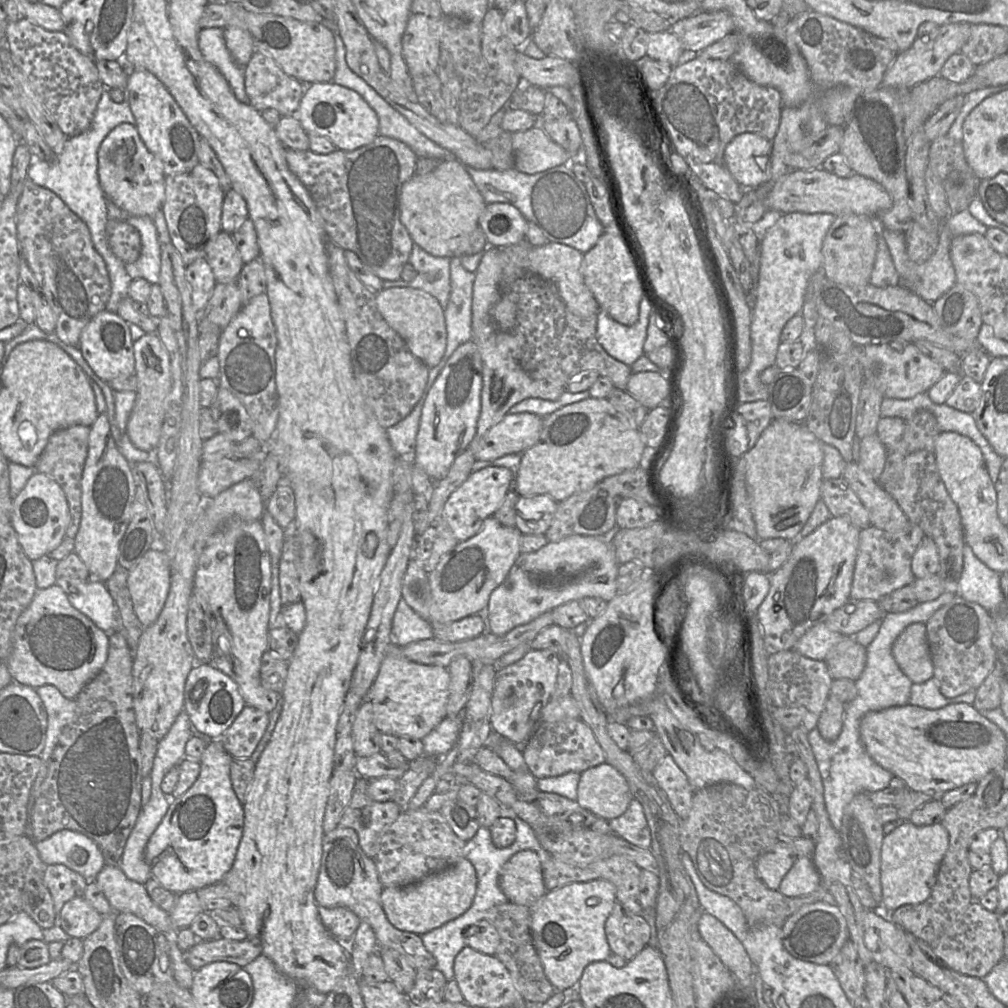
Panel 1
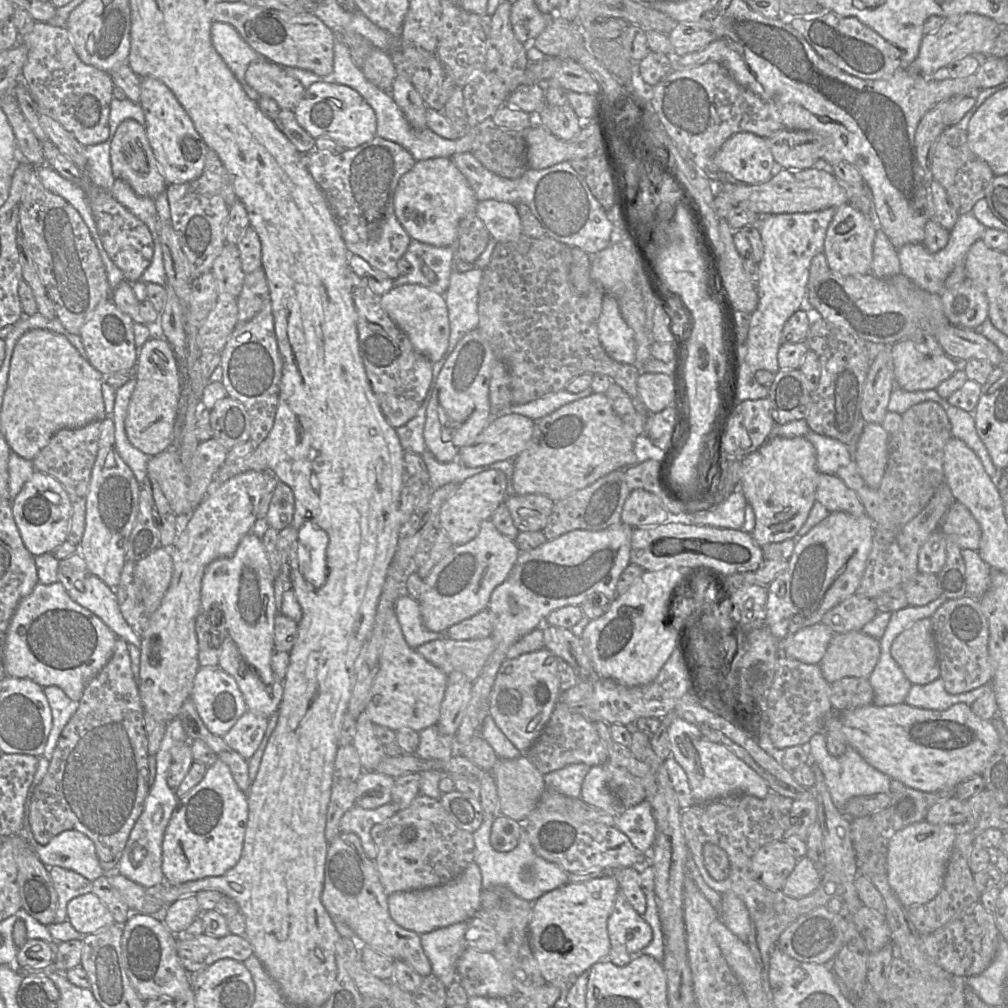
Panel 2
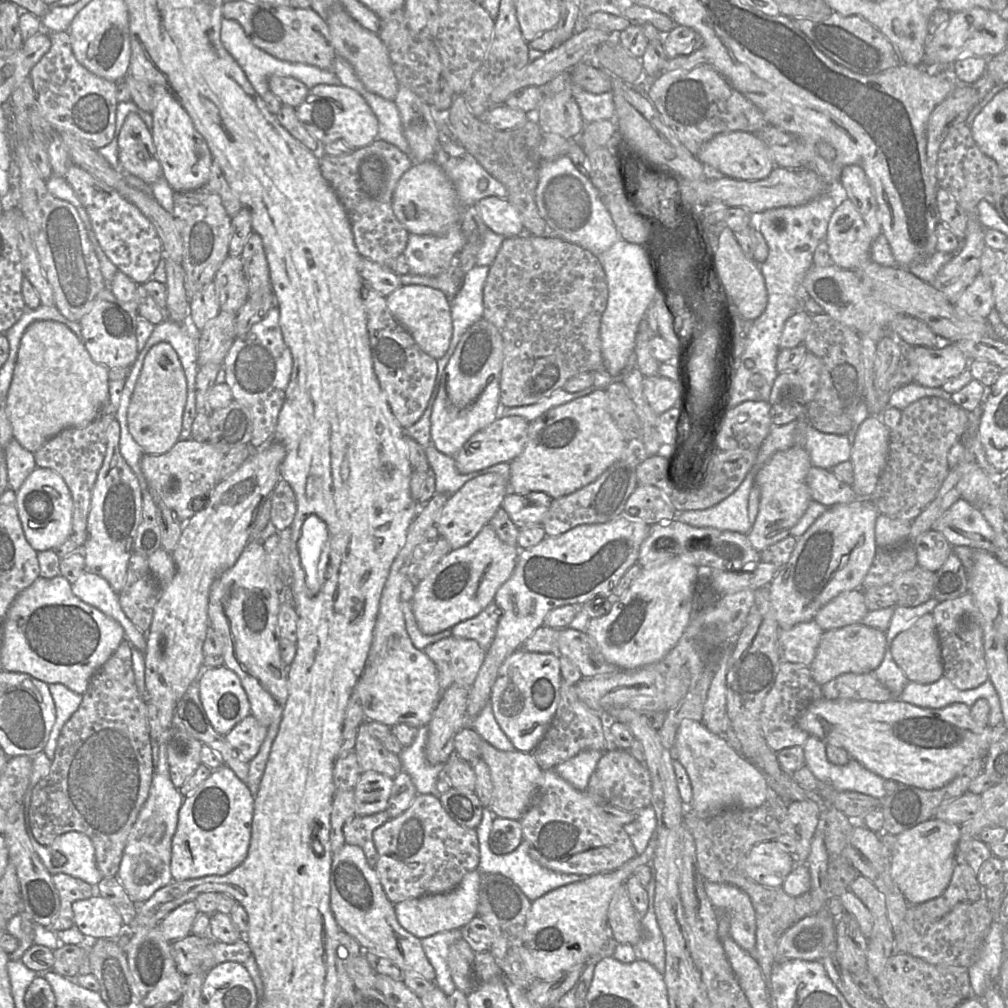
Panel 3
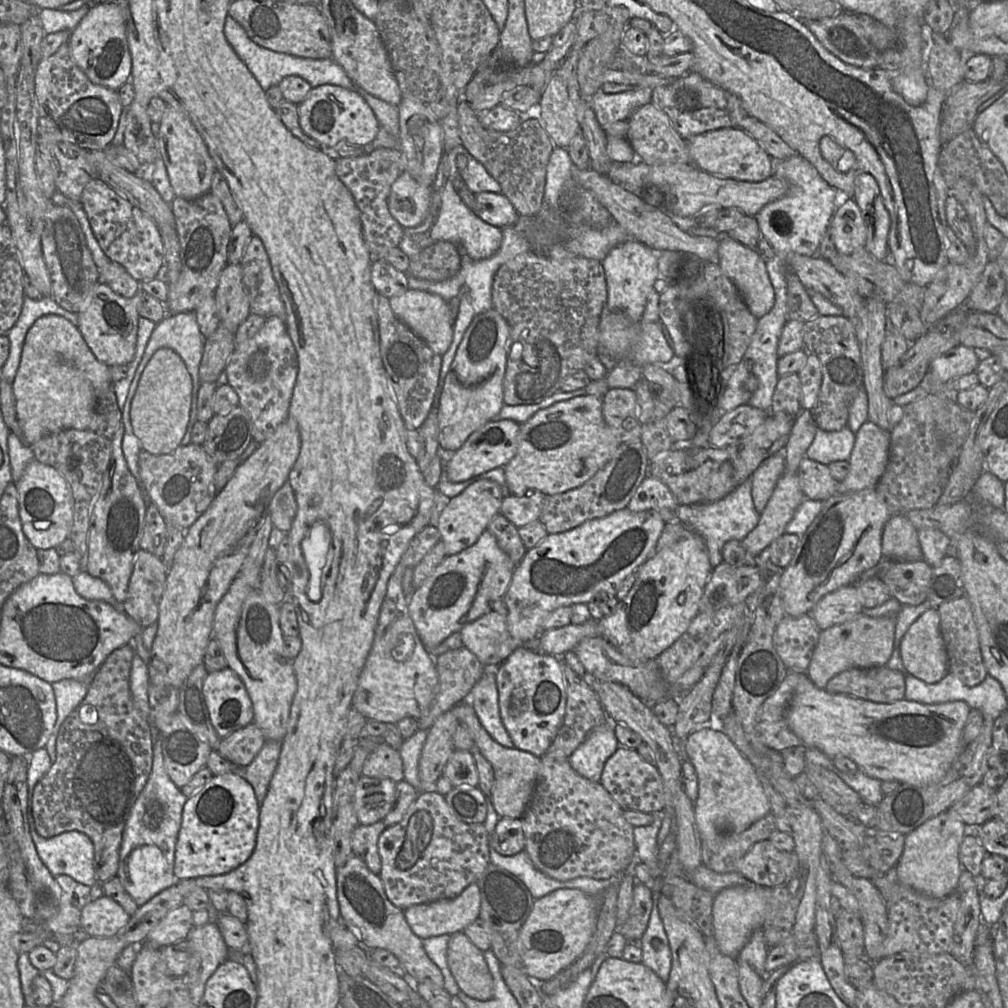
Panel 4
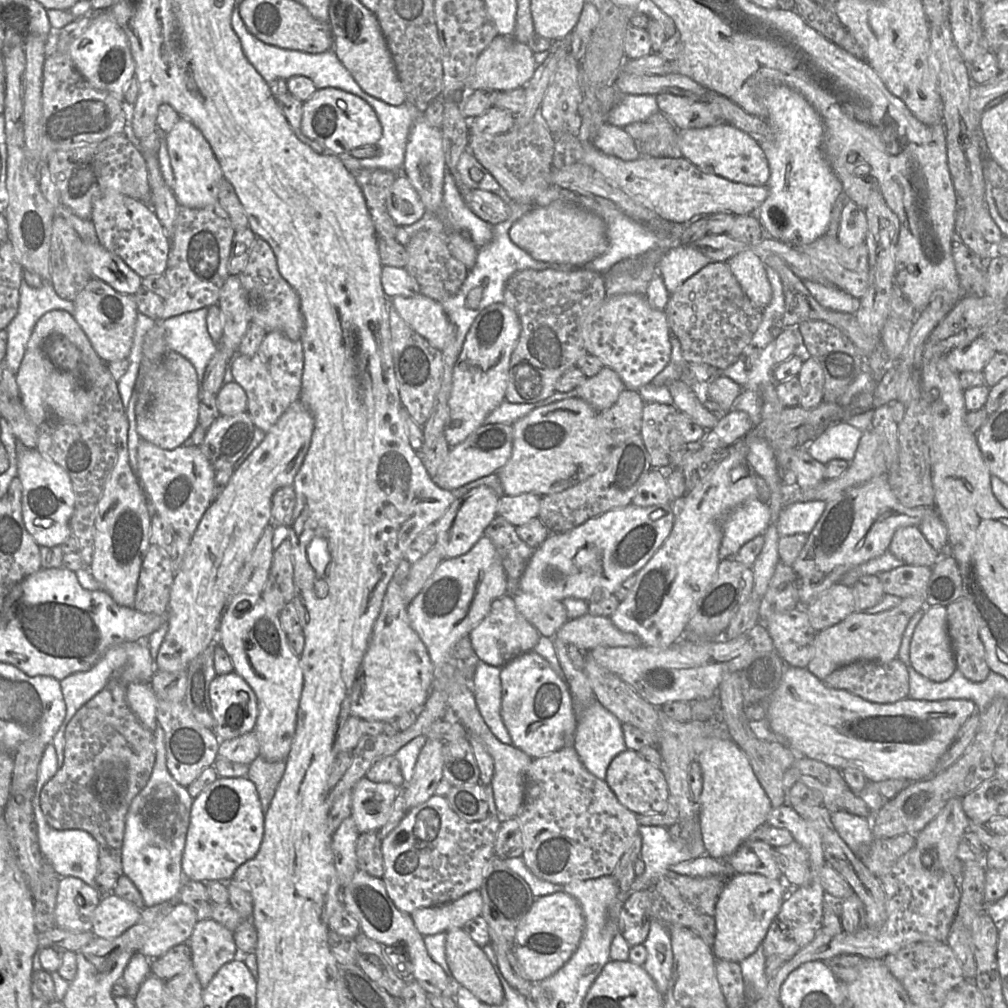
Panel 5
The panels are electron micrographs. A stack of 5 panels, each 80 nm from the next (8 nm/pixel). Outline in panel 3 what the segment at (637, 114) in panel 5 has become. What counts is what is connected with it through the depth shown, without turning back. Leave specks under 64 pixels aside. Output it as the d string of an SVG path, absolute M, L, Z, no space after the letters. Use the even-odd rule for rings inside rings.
M573 84L573 95L586 123L615 118L615 105L610 91L593 94L581 90Z

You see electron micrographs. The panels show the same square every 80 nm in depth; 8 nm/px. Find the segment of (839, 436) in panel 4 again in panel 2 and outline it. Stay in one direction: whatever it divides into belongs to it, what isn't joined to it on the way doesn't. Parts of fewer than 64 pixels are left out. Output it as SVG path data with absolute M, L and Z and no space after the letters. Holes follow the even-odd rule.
M810 428L805 435L816 451L816 467L819 473L836 474L837 470L851 462L848 445L831 437L815 433Z

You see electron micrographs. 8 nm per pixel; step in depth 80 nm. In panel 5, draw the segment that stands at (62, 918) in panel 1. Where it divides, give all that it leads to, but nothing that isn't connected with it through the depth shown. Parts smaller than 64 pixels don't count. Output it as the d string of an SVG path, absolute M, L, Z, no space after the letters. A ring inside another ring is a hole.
M113 893L102 894L94 910L91 932L94 938L115 938L133 926L141 909Z

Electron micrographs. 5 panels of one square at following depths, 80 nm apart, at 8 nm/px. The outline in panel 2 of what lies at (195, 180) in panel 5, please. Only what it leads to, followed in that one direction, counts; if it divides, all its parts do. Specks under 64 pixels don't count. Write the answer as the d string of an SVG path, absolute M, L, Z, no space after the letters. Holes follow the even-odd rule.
M144 77L141 79L138 104L145 116L144 127L149 144L167 184L181 184L197 179L205 170L208 147L173 93L160 80Z

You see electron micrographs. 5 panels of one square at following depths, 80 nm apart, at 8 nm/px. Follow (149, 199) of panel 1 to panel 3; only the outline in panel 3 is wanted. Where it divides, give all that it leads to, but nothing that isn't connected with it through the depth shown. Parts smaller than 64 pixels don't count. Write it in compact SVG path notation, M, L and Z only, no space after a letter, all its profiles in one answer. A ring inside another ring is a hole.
M134 112L127 115L118 135L118 163L124 174L134 175L149 185L162 176L151 132L140 116Z

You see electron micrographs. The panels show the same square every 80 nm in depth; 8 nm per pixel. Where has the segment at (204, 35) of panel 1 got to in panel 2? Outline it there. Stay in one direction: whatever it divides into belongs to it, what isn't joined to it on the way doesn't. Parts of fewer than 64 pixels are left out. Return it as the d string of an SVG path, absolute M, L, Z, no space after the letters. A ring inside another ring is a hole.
M213 22L211 40L215 50L241 84L247 96L258 102L261 96L248 85L245 74L250 63L261 56L250 47L234 27L226 23Z

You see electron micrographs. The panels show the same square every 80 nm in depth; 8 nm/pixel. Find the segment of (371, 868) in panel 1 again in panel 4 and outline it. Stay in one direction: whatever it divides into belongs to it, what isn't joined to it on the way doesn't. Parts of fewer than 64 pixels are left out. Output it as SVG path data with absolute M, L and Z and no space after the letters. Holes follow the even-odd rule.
M357 855L337 868L337 899L340 916L353 927L360 937L360 944L369 951L386 949L400 960L406 977L413 983L424 982L439 988L444 986L444 977L439 967L429 958L422 939L407 923L404 910L396 907L387 897L383 882Z

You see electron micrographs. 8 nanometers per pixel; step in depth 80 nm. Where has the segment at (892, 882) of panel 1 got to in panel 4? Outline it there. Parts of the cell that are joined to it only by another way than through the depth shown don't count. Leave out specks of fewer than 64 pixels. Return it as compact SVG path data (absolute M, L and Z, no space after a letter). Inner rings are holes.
M950 809L924 822L905 836L904 849L895 866L897 881L933 898L953 893L962 871L959 847L968 831Z

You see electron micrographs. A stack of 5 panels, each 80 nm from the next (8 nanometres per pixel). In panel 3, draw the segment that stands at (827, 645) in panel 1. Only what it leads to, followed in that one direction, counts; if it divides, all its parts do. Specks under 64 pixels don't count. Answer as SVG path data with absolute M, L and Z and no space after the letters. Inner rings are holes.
M814 620L779 630L778 650L781 661L809 666L814 660L823 632Z

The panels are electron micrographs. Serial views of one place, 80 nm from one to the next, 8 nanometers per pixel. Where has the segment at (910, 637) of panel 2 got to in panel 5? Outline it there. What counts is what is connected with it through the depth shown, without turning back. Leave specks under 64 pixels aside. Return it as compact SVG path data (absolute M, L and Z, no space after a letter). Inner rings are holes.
M946 606L925 607L911 639L909 659L910 666L933 682L944 682L955 672L957 667L947 629Z

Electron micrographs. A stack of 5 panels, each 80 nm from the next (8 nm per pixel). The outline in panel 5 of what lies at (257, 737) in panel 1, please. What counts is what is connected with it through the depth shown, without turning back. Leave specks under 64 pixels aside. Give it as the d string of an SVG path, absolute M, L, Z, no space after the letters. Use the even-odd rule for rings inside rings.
M254 731L239 737L220 740L218 757L249 765L260 755L260 745Z

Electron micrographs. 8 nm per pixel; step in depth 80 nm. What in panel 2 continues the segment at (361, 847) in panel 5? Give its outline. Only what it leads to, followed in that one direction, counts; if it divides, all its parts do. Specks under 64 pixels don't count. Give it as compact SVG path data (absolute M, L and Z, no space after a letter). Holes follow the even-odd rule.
M391 802L376 809L365 809L355 804L341 818L340 831L356 834L361 841L365 855L375 861L377 848L371 837L371 830L375 825L393 817L397 812L397 808Z

